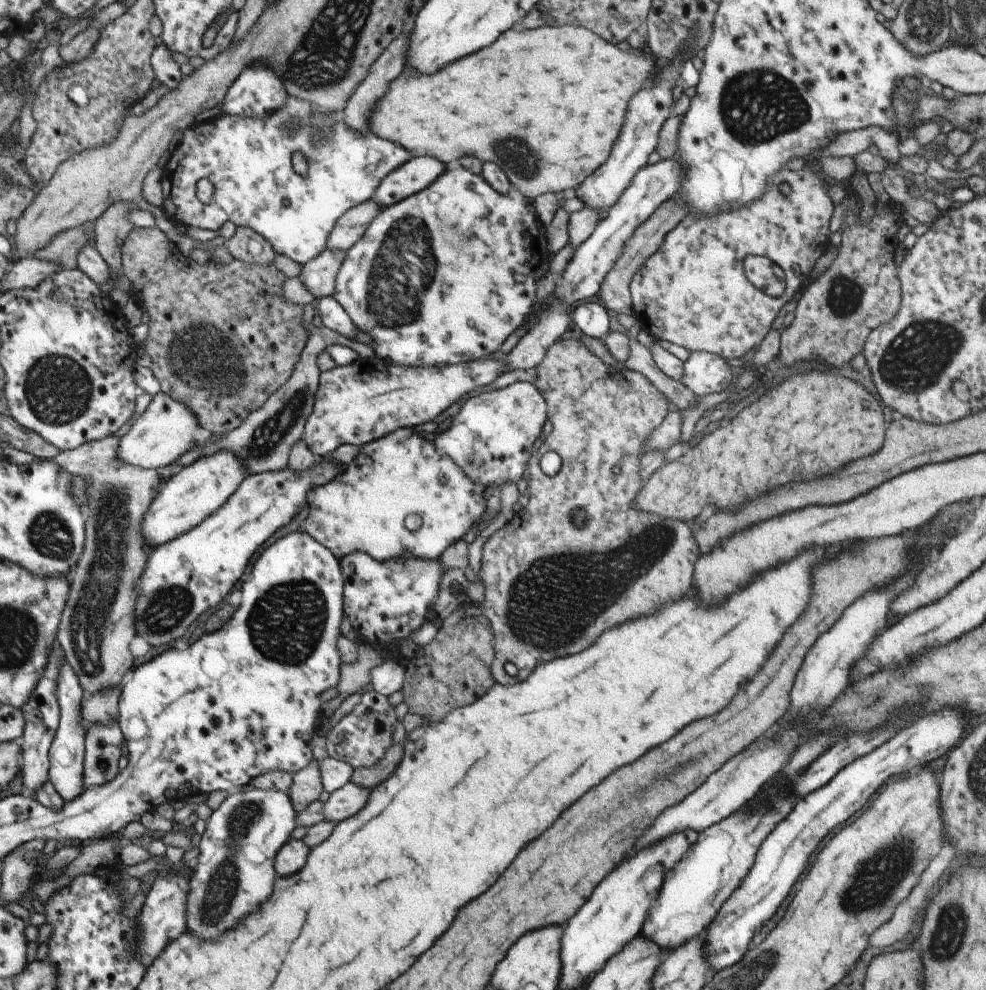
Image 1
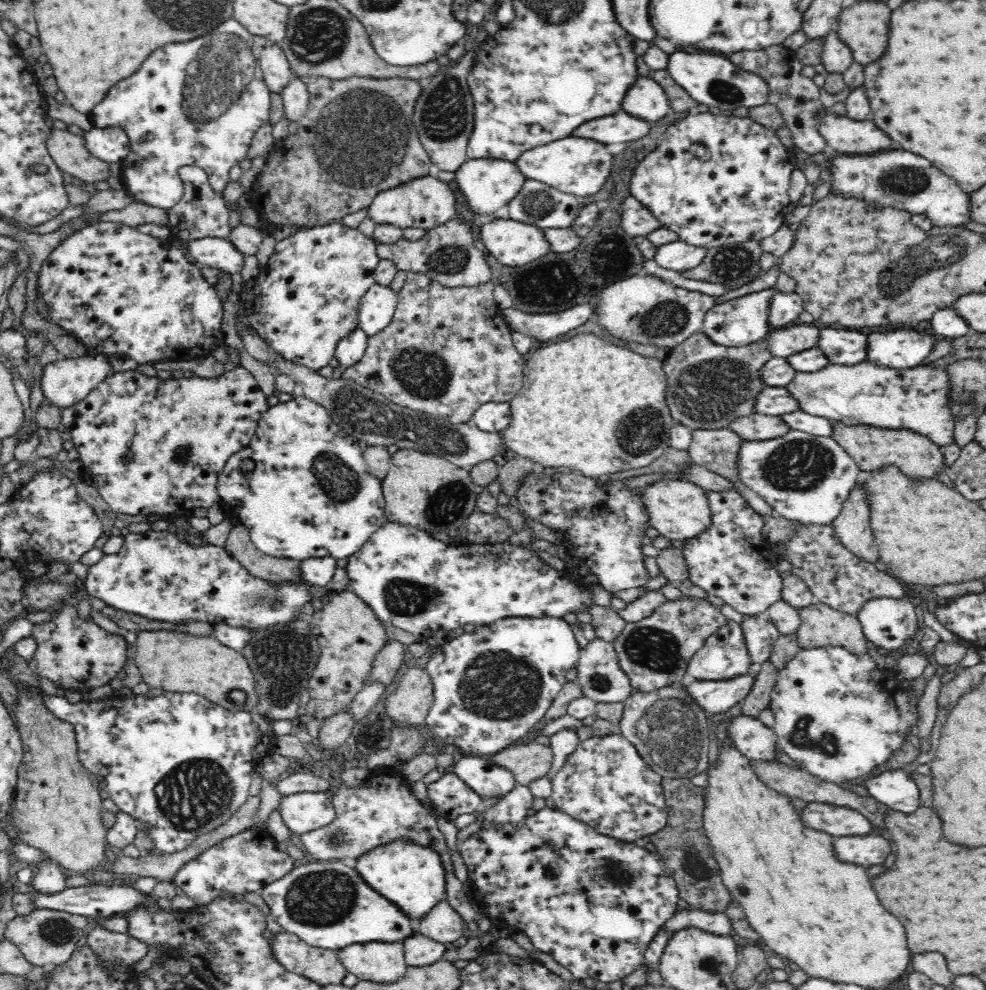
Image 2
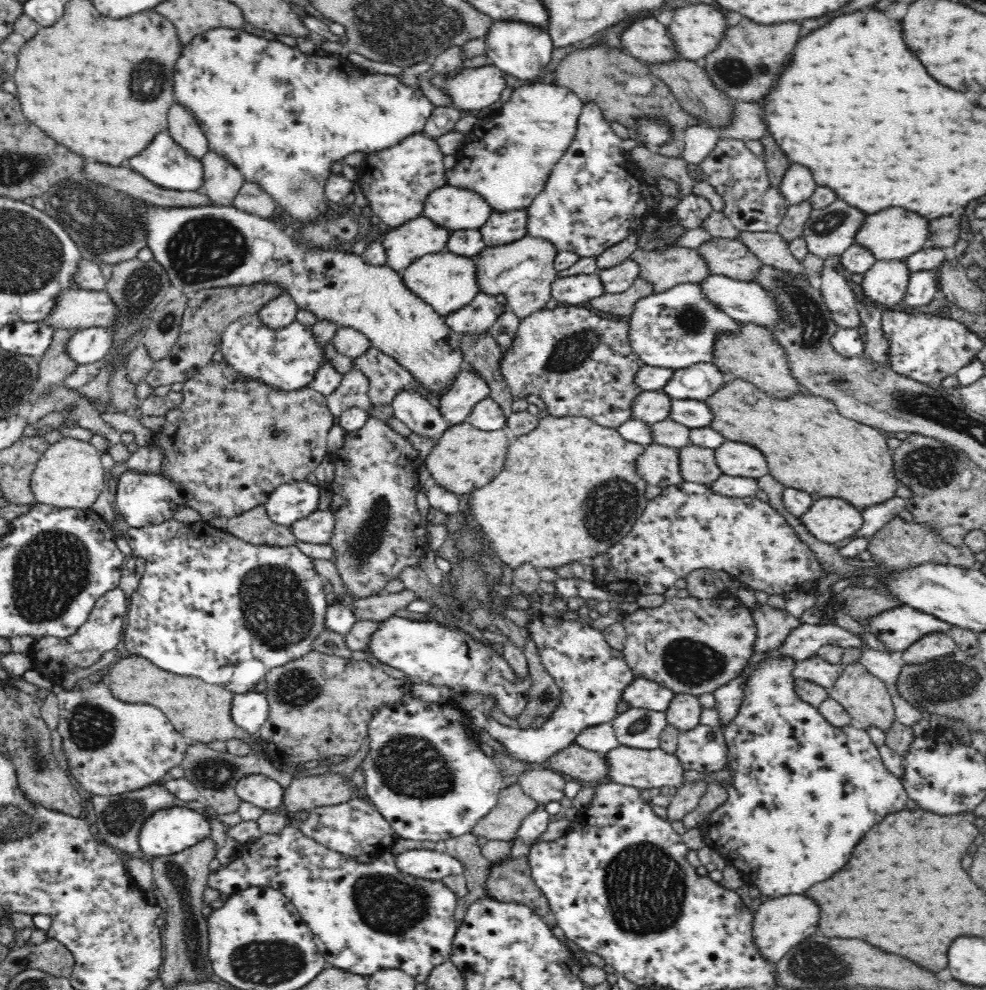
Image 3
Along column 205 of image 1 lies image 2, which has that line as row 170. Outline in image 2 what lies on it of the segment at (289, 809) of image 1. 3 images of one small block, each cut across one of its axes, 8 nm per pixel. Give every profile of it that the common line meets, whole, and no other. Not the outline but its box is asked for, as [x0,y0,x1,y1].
[822,148,970,226]

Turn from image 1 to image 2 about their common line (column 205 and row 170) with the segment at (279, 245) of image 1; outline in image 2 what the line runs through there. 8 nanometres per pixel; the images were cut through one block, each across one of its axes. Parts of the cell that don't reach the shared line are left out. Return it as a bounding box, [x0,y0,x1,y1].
[88,18,271,210]

